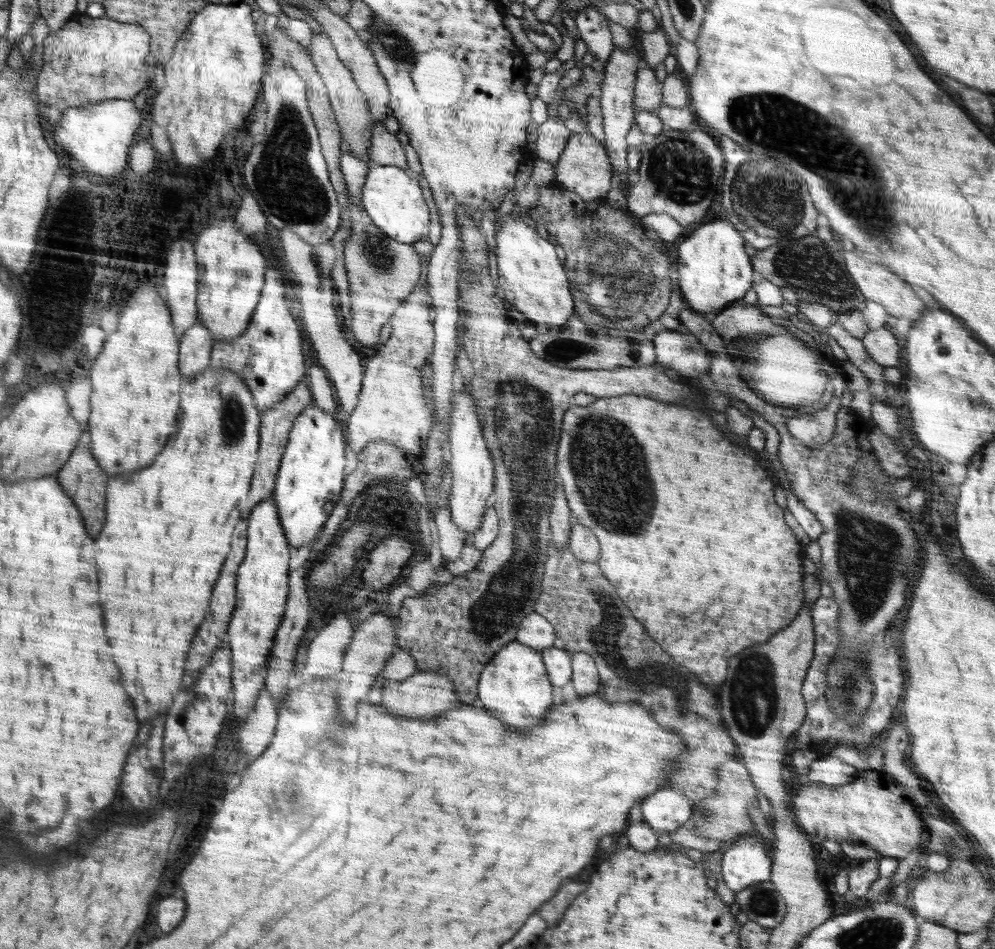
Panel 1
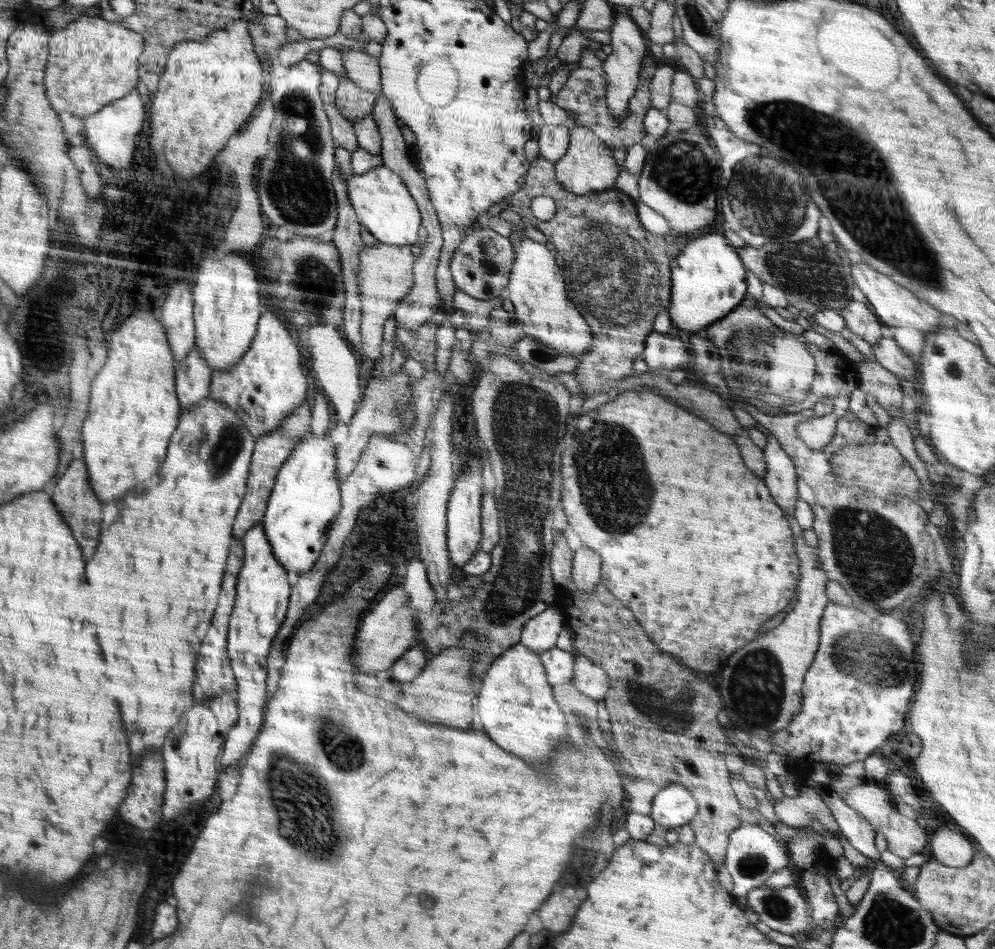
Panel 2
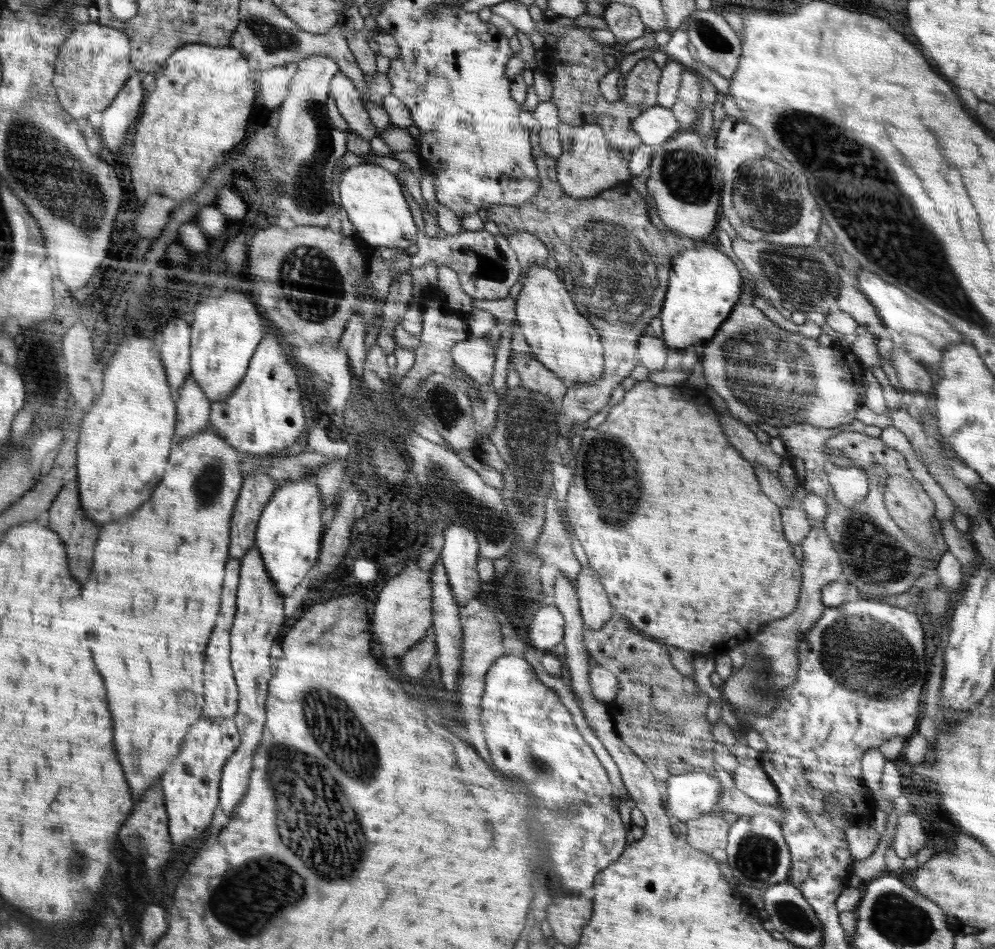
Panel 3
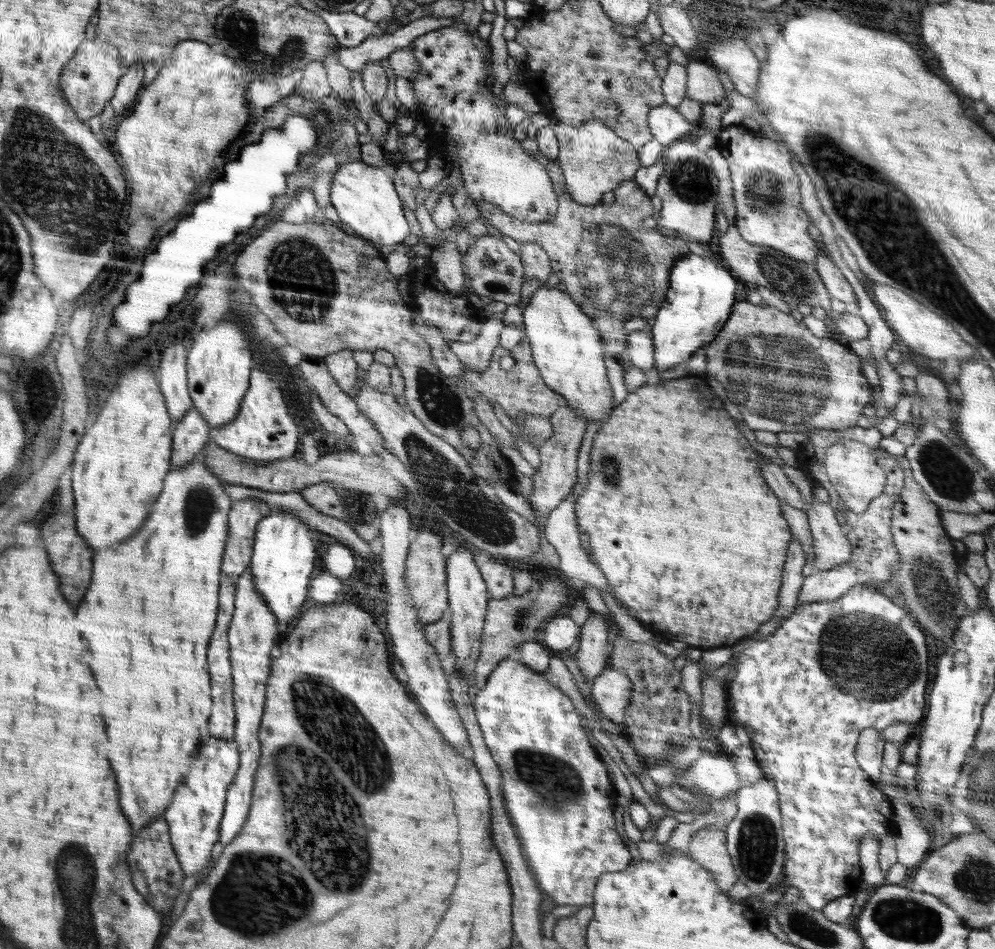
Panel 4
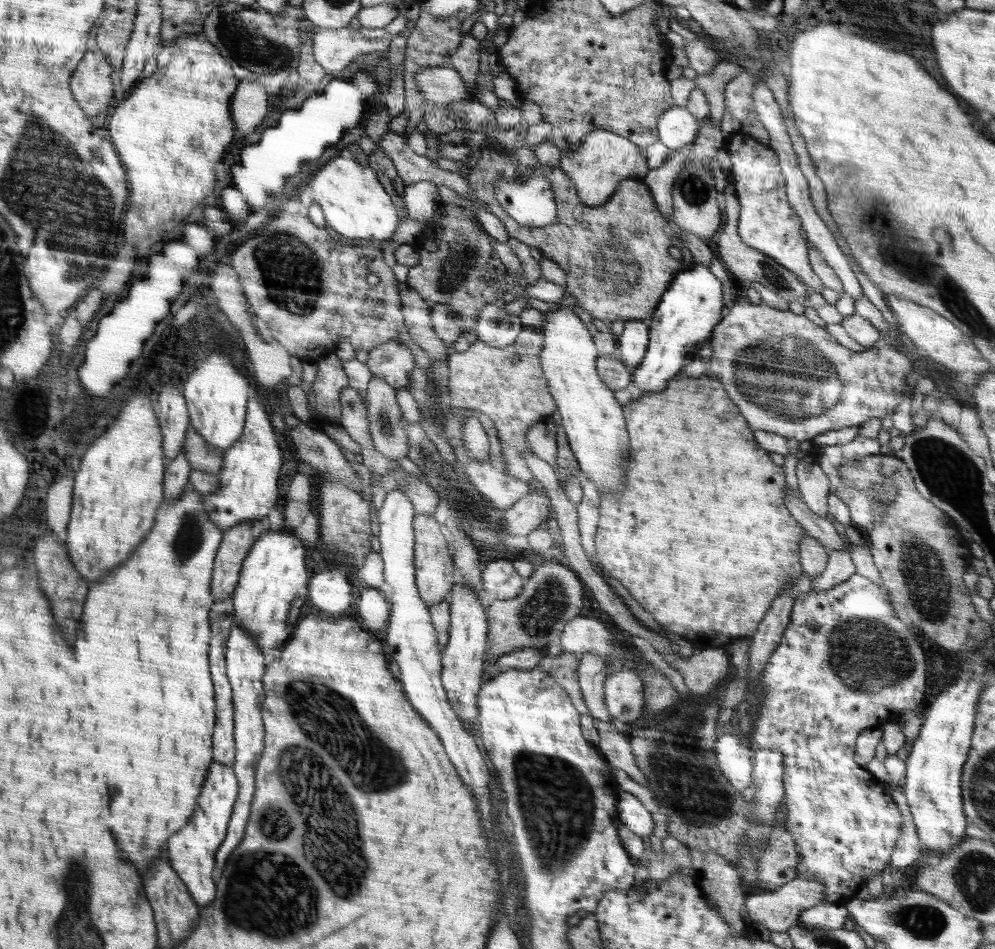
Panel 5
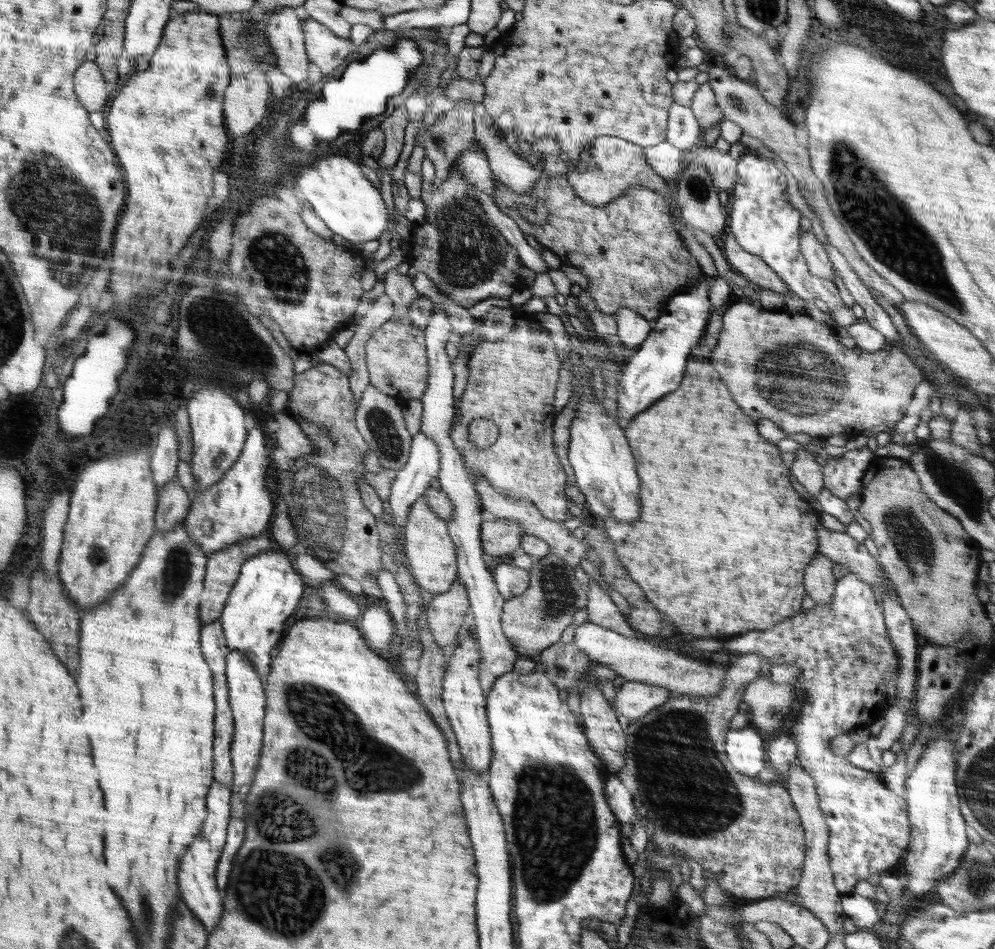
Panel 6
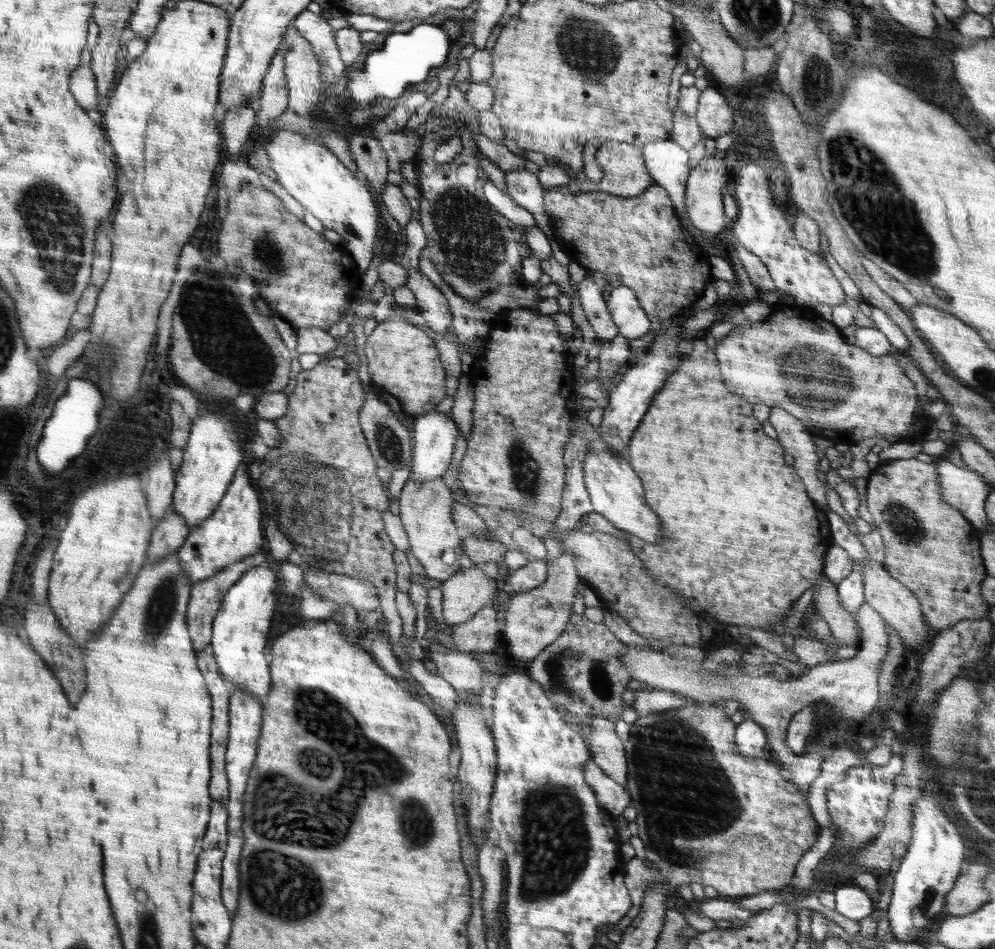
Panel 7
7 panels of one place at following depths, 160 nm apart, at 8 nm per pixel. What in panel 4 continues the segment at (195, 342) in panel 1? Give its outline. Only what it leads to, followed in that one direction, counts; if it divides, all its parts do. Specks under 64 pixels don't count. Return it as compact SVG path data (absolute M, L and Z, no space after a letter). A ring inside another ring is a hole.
M192 406L175 425L173 440L173 464L184 466L199 455L203 446L209 442L212 432L209 423Z

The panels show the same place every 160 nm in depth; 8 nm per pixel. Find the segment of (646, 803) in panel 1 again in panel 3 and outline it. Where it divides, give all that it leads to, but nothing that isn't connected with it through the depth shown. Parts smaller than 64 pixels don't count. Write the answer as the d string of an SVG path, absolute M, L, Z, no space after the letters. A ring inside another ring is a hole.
M704 769L675 774L668 778L666 784L668 803L664 812L679 825L708 813L721 796L719 779Z

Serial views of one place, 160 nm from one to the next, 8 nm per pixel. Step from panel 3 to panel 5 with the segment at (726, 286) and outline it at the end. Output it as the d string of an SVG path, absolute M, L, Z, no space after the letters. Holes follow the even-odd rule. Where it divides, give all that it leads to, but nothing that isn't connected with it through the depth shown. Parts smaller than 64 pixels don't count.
M700 264L680 271L674 277L648 321L650 343L646 355L632 371L631 380L642 394L664 390L668 380L676 376L682 366L686 368L691 360L699 357L700 349L710 340L714 326L720 322L722 309L725 310L722 285L708 267Z

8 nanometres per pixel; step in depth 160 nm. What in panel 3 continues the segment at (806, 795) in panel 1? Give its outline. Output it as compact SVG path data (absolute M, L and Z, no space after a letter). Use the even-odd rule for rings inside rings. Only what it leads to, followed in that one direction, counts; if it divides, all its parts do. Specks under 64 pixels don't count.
M736 787L724 788L721 797L717 800L717 806L723 808L726 813L736 815L755 816L761 814L774 818L776 822L781 823L784 820L784 815L775 807L775 805L763 805L757 803L753 798L744 794ZM896 813L896 830L898 832L894 835L892 845L896 854L901 859L916 855L926 842L926 833L922 827L920 818L912 813Z

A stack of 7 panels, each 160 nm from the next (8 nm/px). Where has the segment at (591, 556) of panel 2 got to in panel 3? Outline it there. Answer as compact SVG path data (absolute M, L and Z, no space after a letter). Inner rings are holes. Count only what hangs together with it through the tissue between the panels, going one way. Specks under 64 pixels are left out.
M582 566L577 576L577 597L583 624L592 630L600 630L611 618L613 606L609 603L597 572Z

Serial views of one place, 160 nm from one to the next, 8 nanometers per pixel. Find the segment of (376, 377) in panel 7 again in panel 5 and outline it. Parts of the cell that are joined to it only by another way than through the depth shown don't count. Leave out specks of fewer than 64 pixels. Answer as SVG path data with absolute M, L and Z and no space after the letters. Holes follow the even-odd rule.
M386 342L372 348L366 360L372 376L385 380L395 391L409 389L415 367L415 356L410 352L410 346L400 342Z

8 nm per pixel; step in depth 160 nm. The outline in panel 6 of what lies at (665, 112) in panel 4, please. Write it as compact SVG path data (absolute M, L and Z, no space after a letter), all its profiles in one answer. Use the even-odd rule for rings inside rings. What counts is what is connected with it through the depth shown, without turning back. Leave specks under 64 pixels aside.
M676 102L670 105L666 141L672 144L679 153L692 152L692 149L702 140L703 134L704 130L698 124L689 106Z

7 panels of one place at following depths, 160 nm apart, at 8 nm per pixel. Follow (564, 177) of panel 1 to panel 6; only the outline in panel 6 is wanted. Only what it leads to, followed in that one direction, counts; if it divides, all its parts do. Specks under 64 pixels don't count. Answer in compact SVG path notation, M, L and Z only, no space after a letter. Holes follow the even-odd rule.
M598 136L589 146L591 162L581 168L568 169L566 180L574 189L576 196L592 206L604 206L608 202L622 197L633 186L646 186L659 194L665 201L670 201L670 207L674 207L674 219L680 225L684 225L684 228L690 229L691 227L686 225L680 216L680 208L675 200L676 195L669 193L666 181L652 170L652 167L647 163L643 149L643 147L621 138Z

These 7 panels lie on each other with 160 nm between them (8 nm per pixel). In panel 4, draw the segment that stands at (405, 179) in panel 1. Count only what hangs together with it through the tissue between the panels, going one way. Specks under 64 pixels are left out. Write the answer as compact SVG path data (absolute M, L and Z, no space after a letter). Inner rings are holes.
M362 160L342 163L337 167L330 186L330 202L340 218L339 225L371 244L396 246L404 242L411 231L403 203L394 187L388 169L370 166Z

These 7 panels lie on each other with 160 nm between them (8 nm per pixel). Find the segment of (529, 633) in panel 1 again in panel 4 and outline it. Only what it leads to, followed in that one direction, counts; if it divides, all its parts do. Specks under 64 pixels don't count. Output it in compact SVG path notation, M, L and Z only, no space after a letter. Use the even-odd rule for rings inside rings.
M557 615L546 622L540 641L550 651L569 649L581 638L581 628L563 615Z

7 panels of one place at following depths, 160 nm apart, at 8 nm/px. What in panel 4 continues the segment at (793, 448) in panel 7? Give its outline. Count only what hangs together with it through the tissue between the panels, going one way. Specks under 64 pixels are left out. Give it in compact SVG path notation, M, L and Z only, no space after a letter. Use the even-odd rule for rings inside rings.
M813 491L811 506L806 513L813 538L814 570L828 570L851 560L853 546L829 503L821 503Z

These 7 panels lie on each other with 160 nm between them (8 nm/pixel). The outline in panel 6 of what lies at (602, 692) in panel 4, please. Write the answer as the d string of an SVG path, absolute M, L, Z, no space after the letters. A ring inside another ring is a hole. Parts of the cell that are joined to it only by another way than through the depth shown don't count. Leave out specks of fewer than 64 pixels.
M627 681L615 693L614 712L634 721L646 717L646 714L665 704L673 696L667 689L652 684Z

